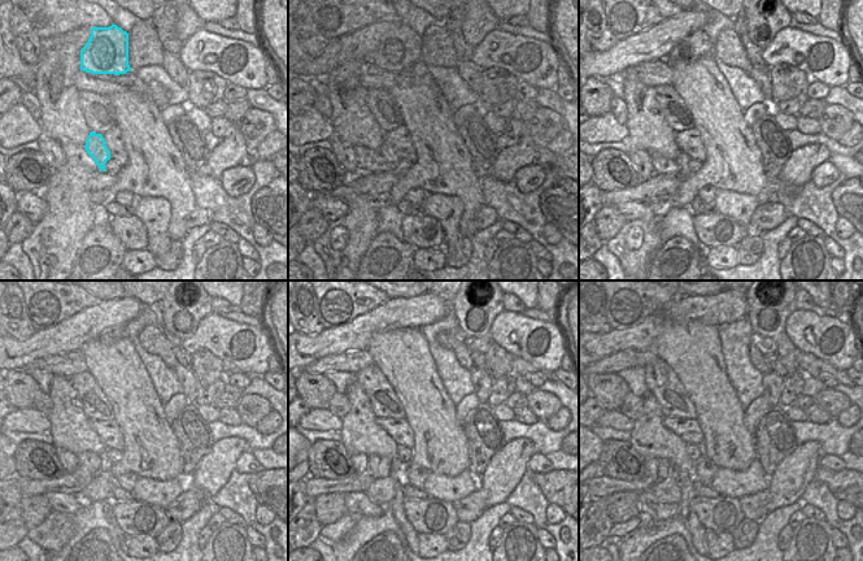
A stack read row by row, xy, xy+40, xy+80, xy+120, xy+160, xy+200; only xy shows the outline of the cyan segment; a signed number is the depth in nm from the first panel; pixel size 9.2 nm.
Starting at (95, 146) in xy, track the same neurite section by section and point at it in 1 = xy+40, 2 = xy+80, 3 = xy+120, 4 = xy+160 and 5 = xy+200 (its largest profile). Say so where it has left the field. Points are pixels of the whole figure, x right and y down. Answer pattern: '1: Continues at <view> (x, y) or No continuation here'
1: Continues at xy+40 (386, 151)
2: Continues at xy+80 (681, 160)
3: Continues at xy+120 (105, 465)
4: Continues at xy+160 (397, 468)
5: Continues at xy+200 (685, 479).

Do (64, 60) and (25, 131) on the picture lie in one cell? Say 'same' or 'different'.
different

